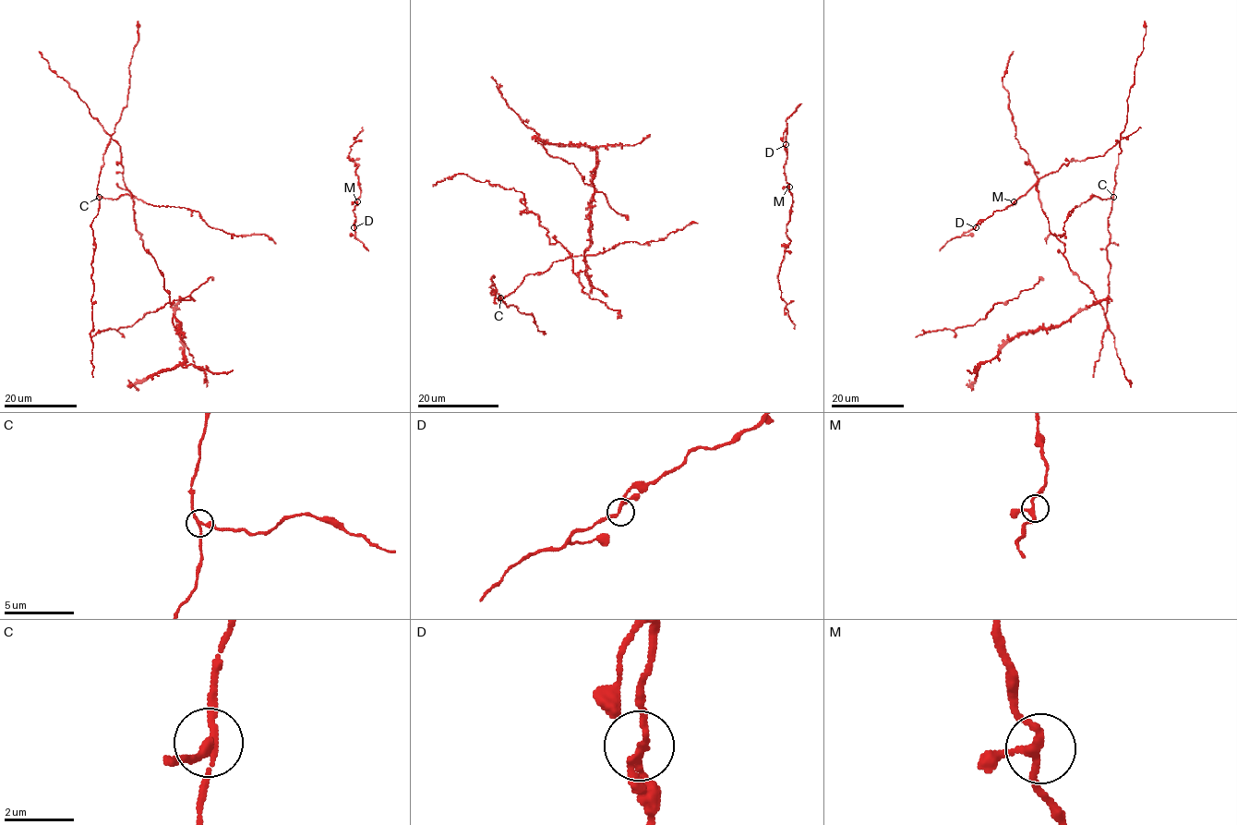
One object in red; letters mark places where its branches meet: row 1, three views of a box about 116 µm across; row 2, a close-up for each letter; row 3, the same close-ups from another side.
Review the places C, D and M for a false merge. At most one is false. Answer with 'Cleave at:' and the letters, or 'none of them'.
Cleave at: C

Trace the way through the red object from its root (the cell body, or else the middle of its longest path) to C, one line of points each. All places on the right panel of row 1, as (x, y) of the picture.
C: (1080, 204), (1089, 200), (1092, 194), (1102, 199), (1112, 196)

